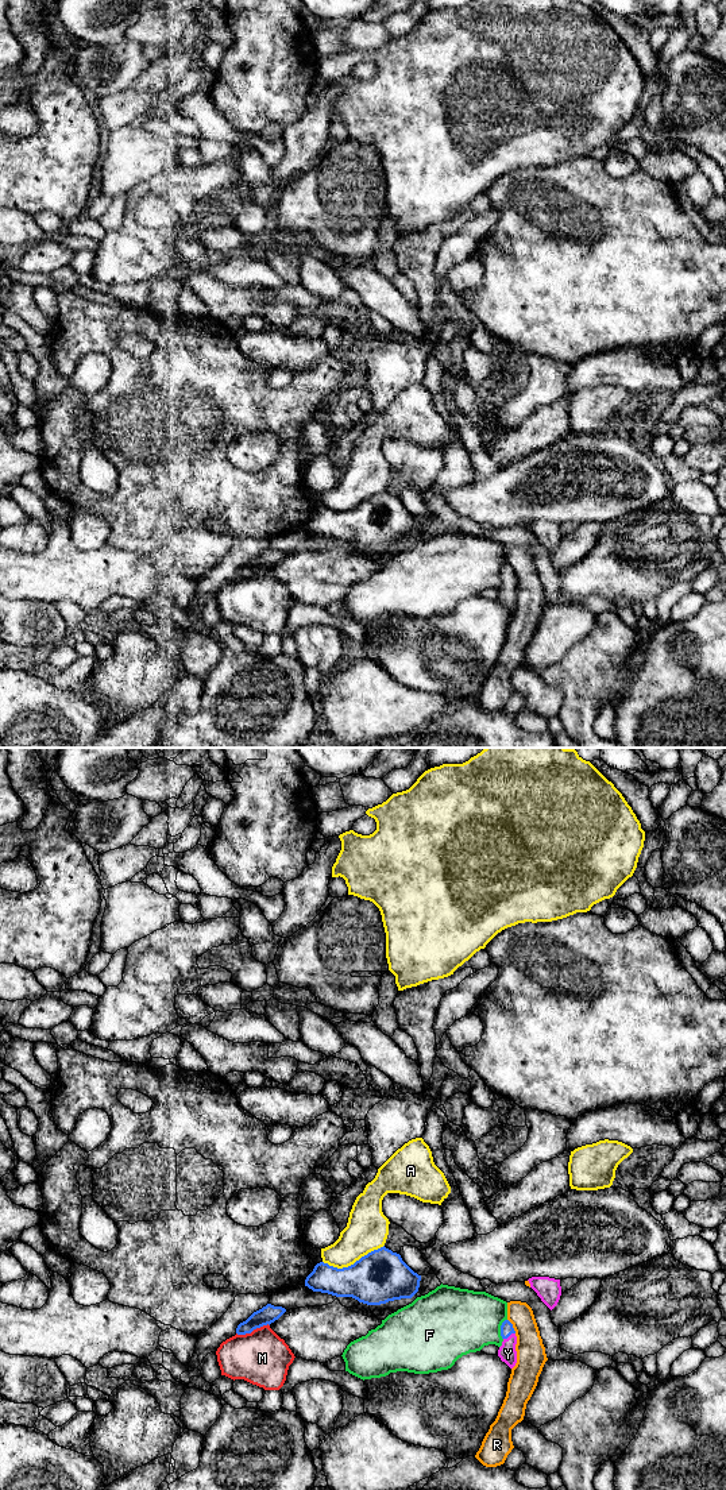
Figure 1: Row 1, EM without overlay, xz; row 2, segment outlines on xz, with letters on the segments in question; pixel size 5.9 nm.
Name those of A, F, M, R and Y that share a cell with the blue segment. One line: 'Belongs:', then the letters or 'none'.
Belongs: Y

